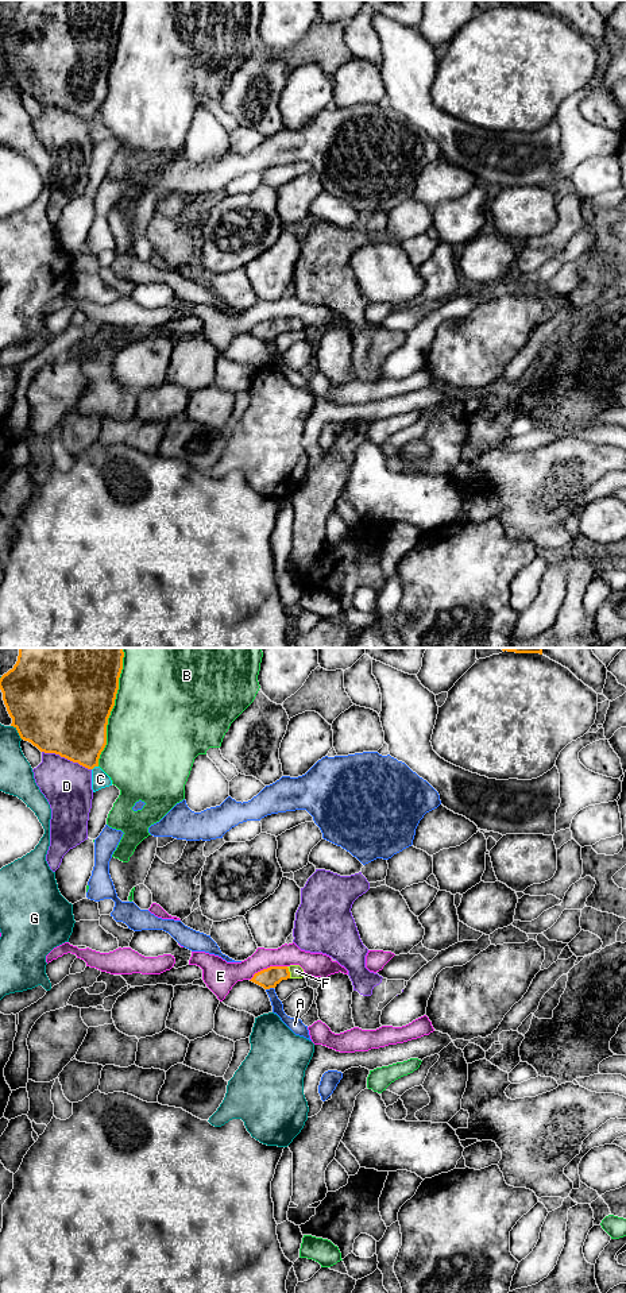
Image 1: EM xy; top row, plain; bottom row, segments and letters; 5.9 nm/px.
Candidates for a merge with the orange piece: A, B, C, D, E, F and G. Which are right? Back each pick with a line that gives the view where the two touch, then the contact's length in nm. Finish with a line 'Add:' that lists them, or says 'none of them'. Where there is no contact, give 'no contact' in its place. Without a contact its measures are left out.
F: contact in xy; length 80 nm
Add: F

